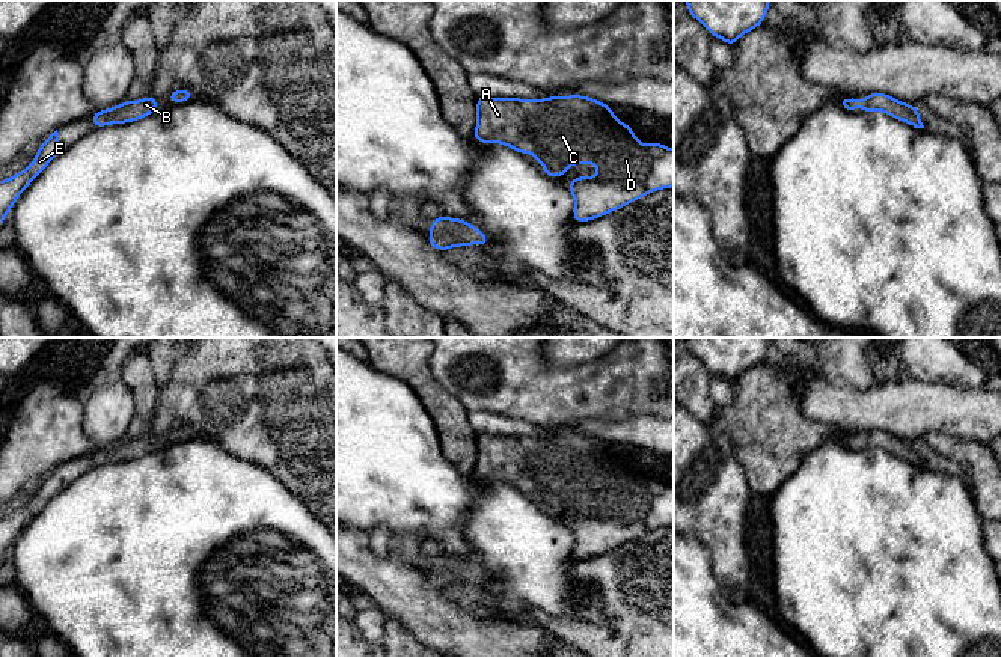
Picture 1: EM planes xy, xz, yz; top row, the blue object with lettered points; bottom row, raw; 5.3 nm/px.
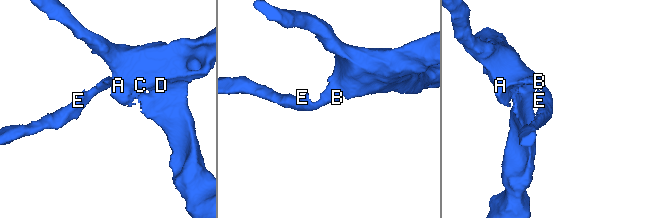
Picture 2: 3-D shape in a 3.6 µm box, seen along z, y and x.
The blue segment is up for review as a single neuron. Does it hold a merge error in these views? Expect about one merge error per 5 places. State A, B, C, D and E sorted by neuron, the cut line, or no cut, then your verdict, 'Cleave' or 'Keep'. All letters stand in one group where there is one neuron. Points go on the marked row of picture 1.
Groups: A B C D E. No split. Keep

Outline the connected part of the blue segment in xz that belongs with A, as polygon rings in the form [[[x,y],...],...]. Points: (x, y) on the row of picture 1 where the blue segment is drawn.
[[[583,95],[544,99],[476,96],[473,139],[505,145],[519,154],[529,152],[544,166],[547,178],[565,176],[570,164],[597,164],[597,176],[576,176],[567,187],[574,197],[574,223],[603,217],[648,193],[674,187],[674,149],[657,142],[645,148],[608,104]]]

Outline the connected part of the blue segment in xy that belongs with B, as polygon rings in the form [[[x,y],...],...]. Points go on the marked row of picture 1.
[[[146,96],[139,101],[124,101],[113,108],[96,110],[92,118],[93,128],[106,127],[112,124],[134,122],[155,113],[158,107],[158,98]]]

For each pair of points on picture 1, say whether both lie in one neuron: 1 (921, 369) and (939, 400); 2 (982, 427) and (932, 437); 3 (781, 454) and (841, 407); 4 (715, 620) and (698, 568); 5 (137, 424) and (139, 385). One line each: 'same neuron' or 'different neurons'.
1: different neurons
2: different neurons
3: different neurons
4: same neuron
5: same neuron

